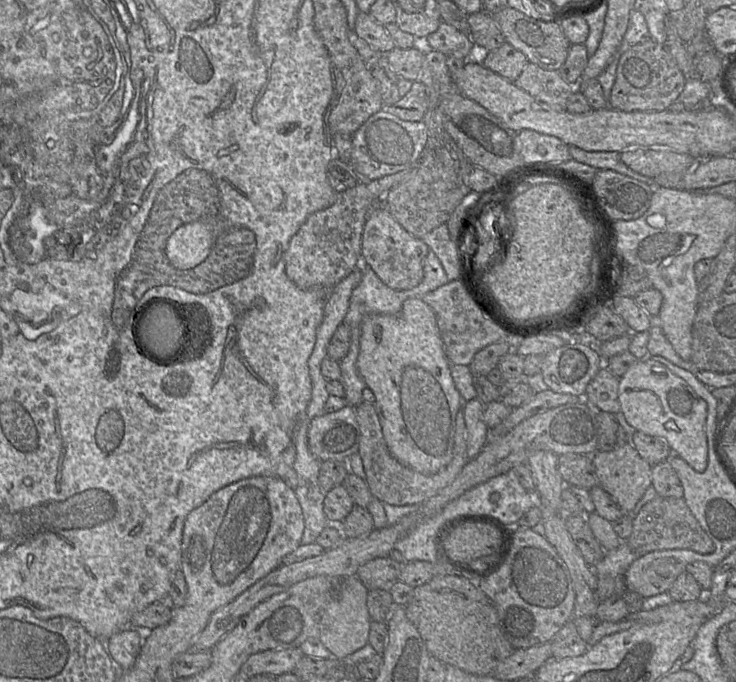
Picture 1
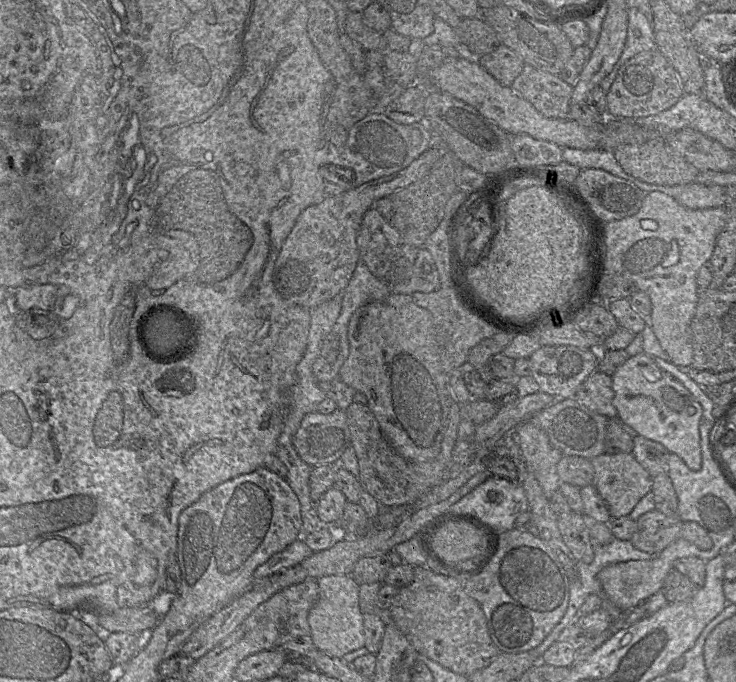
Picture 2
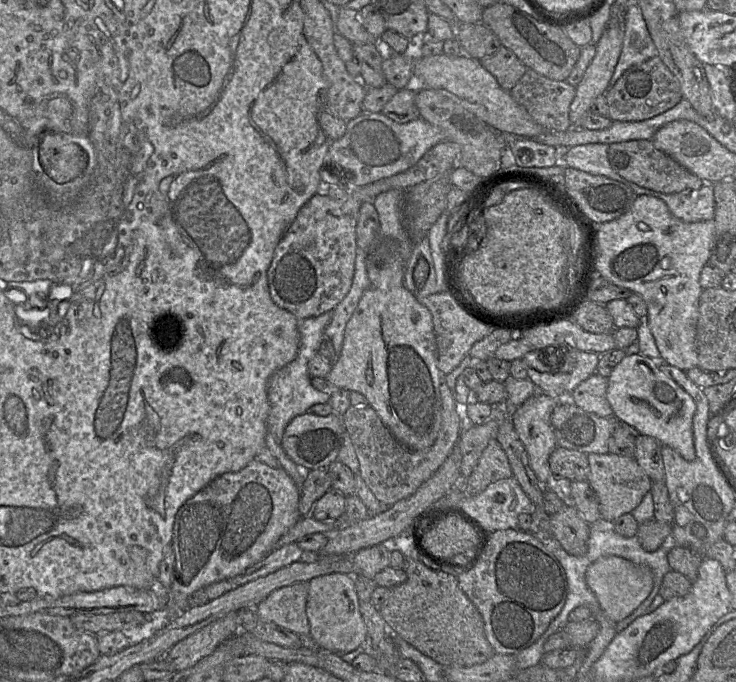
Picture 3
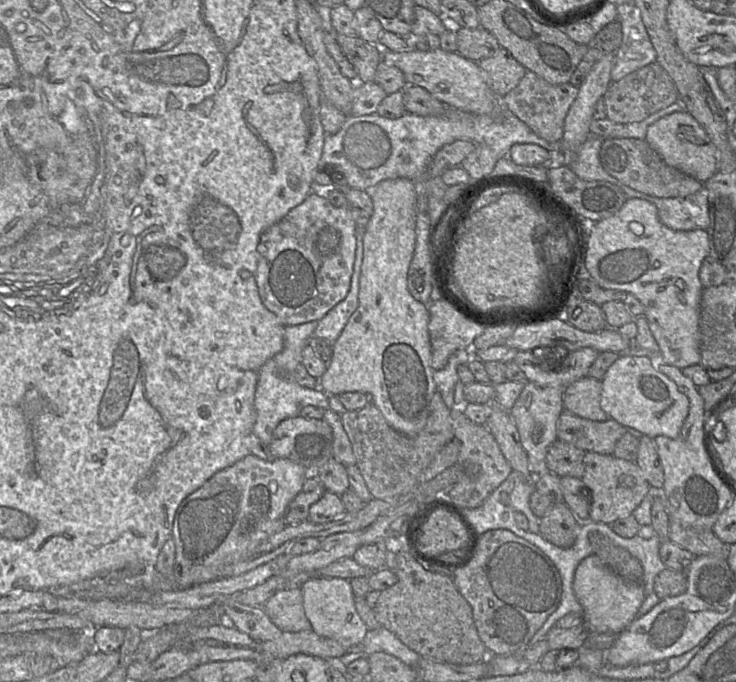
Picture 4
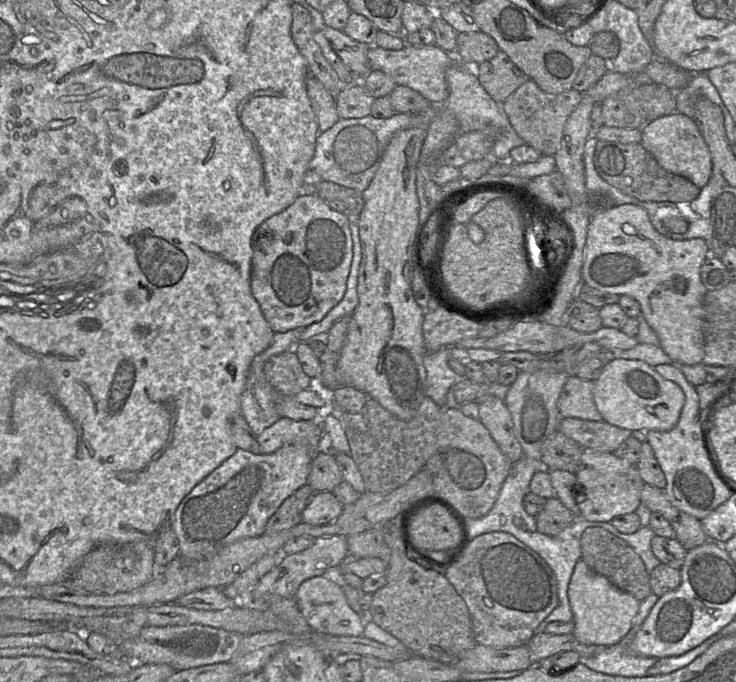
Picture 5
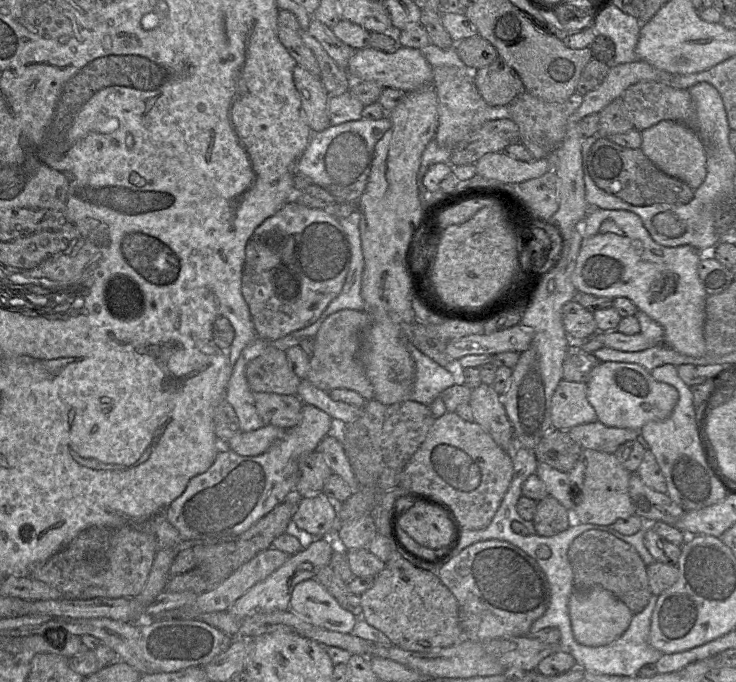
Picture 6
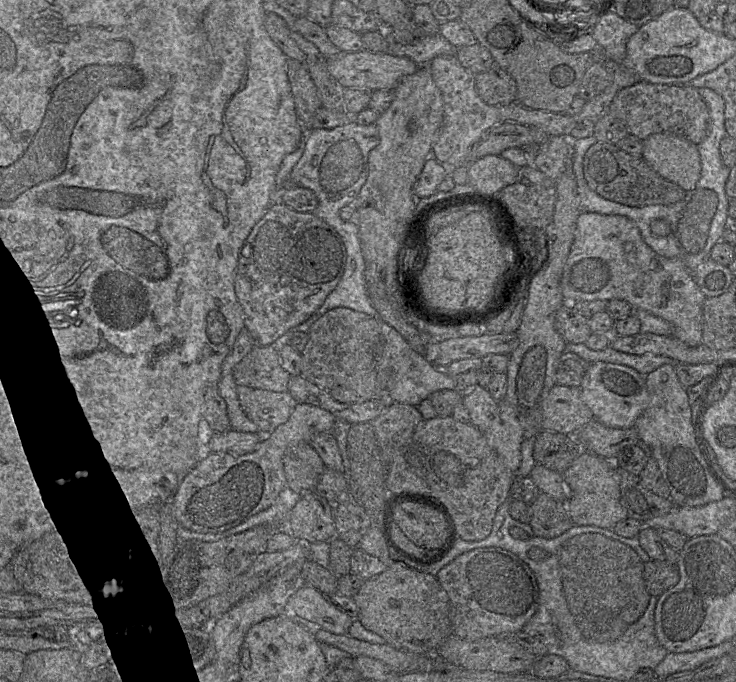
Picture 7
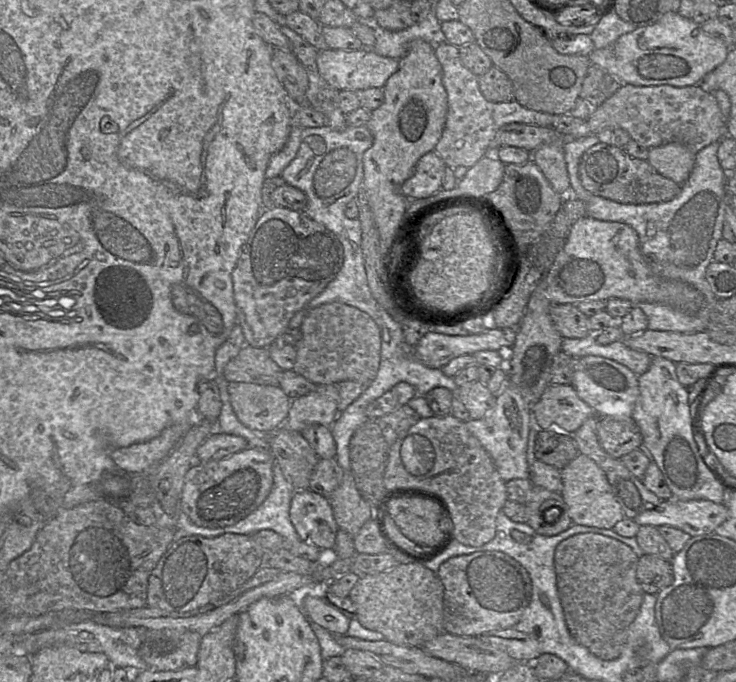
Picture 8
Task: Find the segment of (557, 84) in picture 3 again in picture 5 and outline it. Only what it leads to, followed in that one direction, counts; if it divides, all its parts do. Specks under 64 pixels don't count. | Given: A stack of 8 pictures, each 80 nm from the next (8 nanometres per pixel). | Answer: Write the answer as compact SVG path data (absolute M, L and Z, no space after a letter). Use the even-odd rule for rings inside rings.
M527 79L503 103L503 108L516 133L542 156L554 156L557 152L565 124L582 99L582 94L570 89L560 94L542 91L531 79Z

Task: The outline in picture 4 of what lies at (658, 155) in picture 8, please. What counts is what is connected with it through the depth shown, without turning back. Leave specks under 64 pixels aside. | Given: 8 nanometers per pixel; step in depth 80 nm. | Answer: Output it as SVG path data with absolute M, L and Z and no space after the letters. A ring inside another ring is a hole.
M687 111L674 112L651 124L645 140L669 165L705 183L718 169L719 152L704 128Z

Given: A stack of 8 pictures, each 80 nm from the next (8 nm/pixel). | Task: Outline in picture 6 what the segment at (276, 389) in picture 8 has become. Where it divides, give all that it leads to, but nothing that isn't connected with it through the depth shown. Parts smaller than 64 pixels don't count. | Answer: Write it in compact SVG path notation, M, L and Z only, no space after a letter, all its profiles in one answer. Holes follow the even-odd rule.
M253 392L253 397L256 411L265 425L289 429L302 418L303 402L297 395Z

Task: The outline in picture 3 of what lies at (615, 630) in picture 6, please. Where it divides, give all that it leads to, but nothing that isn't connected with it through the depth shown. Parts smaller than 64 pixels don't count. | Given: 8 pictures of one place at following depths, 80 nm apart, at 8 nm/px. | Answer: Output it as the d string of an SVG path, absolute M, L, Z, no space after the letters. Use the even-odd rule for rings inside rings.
M614 555L601 556L592 562L586 571L586 583L595 594L602 613L613 623L629 616L651 593L654 578L645 565Z

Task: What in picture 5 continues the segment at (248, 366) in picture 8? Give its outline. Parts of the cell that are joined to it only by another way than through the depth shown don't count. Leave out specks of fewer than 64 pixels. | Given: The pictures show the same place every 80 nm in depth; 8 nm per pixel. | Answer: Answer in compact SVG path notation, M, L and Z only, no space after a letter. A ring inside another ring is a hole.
M293 351L270 357L263 367L267 382L279 393L294 396L312 386L312 379L303 371Z

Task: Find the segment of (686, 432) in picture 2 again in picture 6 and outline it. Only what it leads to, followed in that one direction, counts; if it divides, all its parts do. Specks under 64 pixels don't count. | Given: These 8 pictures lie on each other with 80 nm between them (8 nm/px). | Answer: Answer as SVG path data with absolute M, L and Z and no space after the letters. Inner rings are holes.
M600 362L590 374L587 399L596 411L597 419L609 427L640 430L650 421L668 418L679 398L673 386L656 381L650 371L639 364Z

